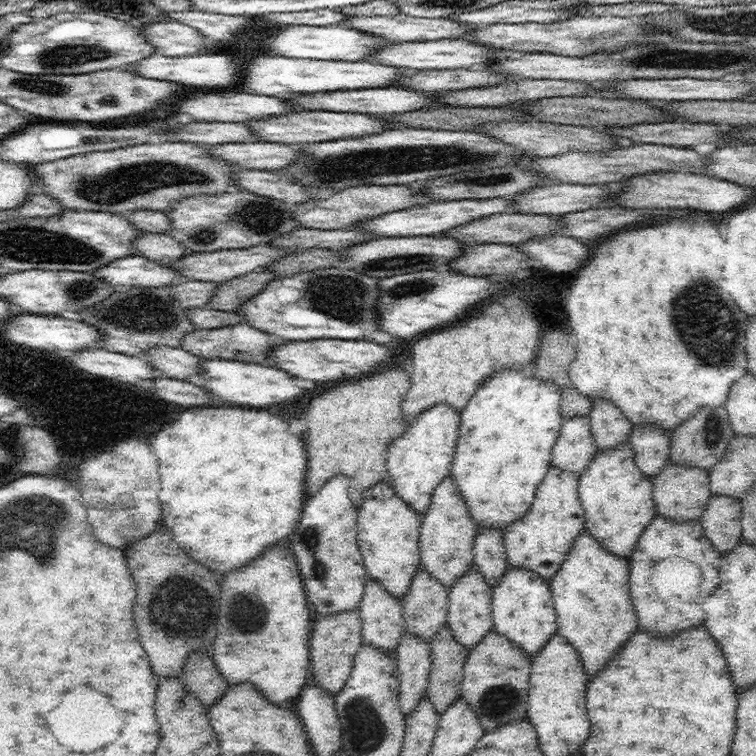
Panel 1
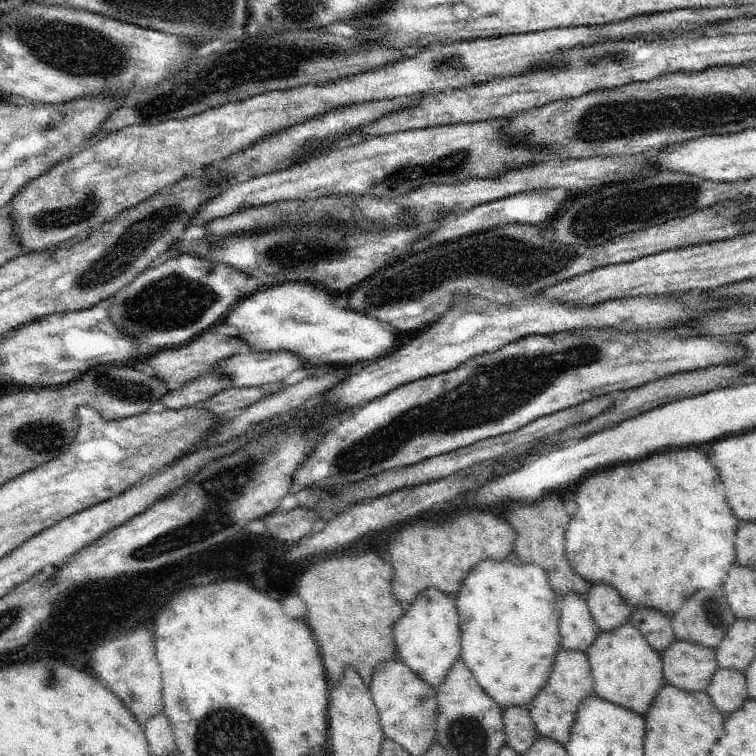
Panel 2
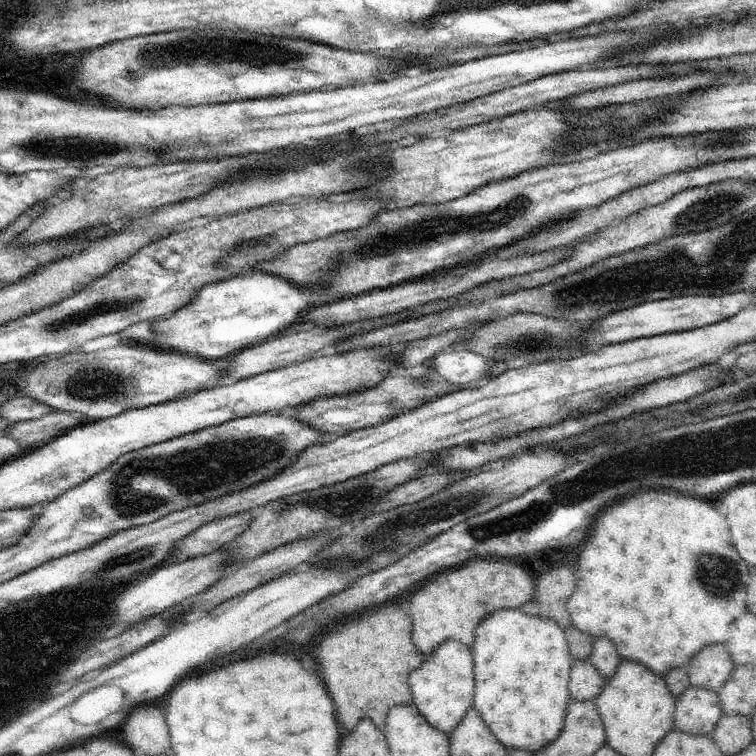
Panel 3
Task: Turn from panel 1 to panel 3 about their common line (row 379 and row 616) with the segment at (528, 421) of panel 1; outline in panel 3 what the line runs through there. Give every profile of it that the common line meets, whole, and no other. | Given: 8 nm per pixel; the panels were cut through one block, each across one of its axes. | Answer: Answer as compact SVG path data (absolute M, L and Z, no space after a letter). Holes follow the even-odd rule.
M502 608L486 616L476 626L474 644L474 696L473 707L478 710L484 724L492 730L500 744L511 752L526 750L536 753L550 746L564 728L566 712L571 703L569 692L570 670L575 661L570 654L564 630L552 618L542 618L521 612L519 608Z

